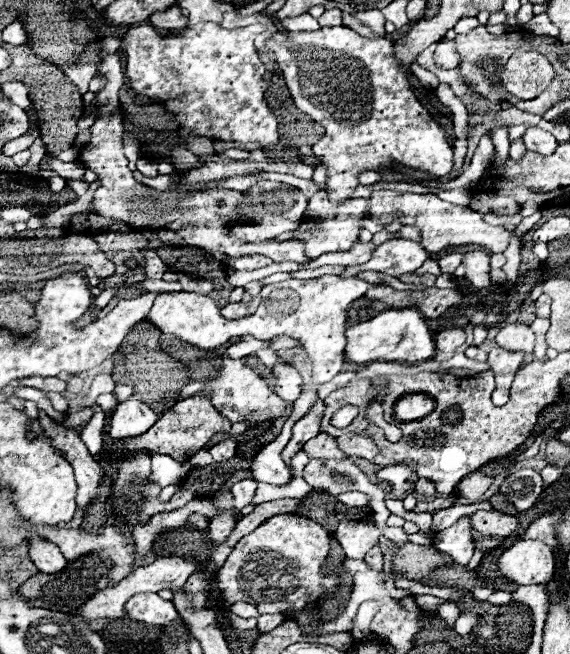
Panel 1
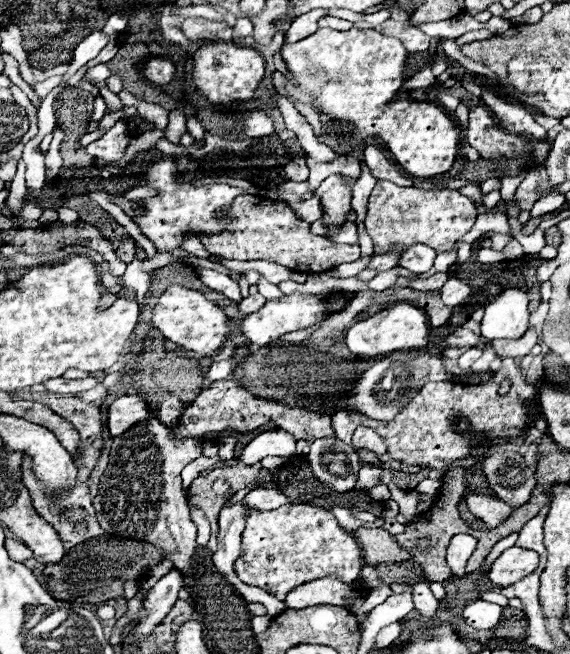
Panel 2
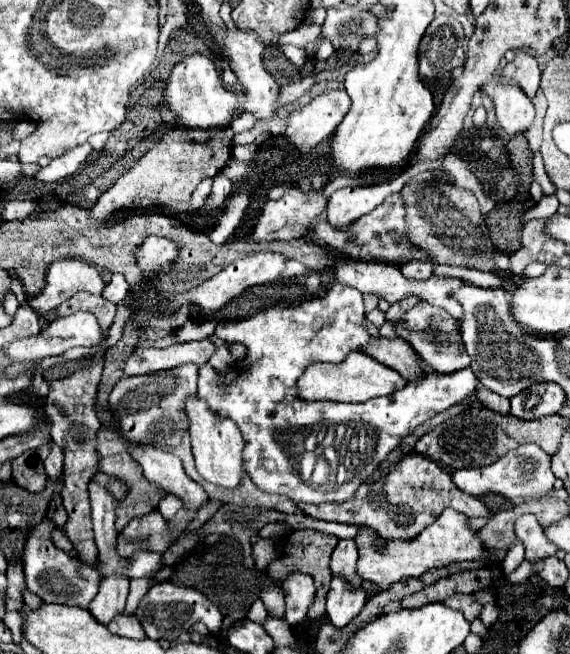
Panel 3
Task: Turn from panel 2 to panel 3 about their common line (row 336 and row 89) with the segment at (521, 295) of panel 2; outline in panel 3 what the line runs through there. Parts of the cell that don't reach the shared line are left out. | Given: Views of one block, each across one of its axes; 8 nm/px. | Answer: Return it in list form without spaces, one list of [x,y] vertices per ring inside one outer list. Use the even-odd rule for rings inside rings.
[[[494,76],[492,84],[486,84],[484,90],[494,98],[500,134],[512,138],[528,132],[534,120],[534,106],[528,98],[524,98],[516,84],[504,84],[498,76]]]

